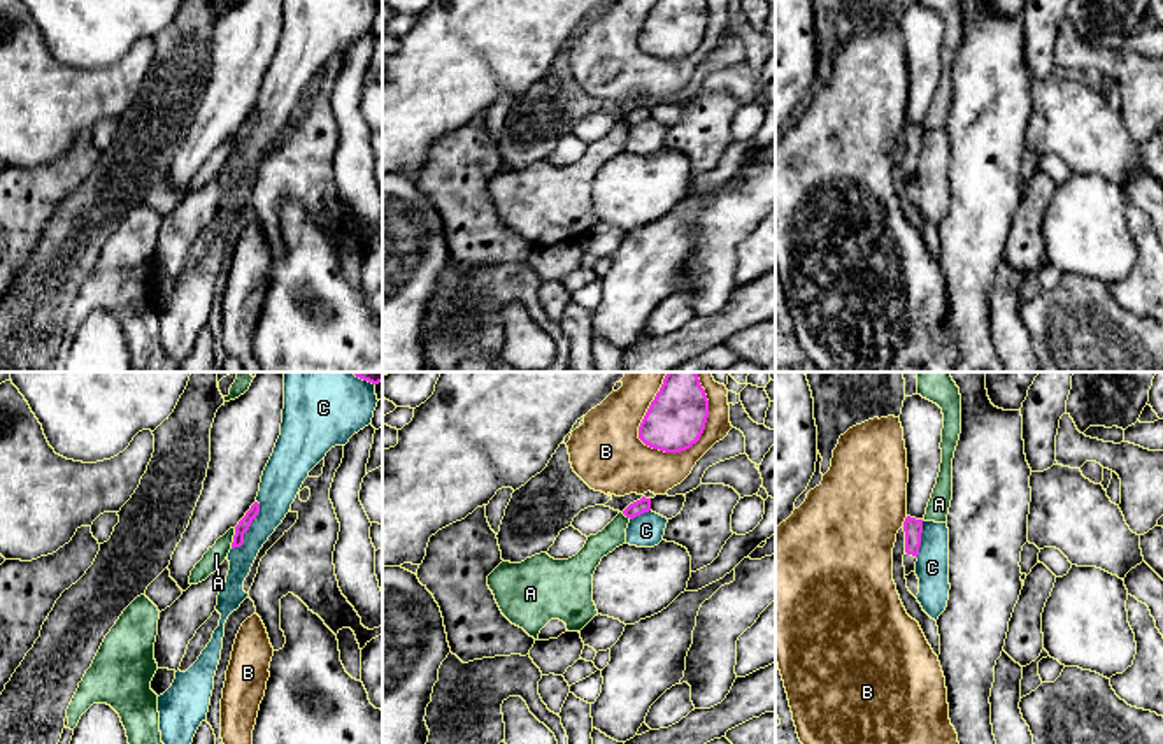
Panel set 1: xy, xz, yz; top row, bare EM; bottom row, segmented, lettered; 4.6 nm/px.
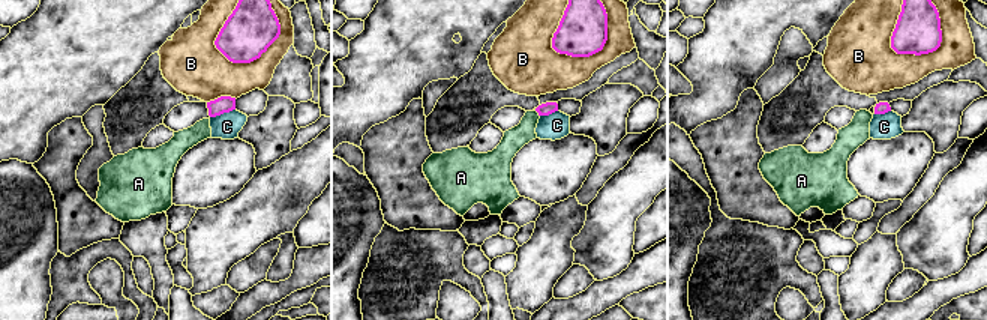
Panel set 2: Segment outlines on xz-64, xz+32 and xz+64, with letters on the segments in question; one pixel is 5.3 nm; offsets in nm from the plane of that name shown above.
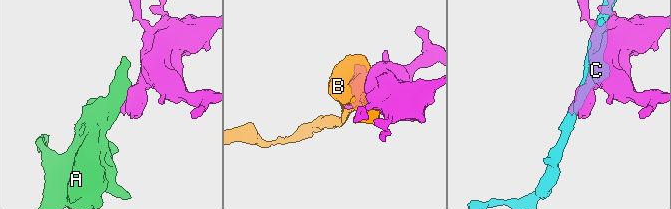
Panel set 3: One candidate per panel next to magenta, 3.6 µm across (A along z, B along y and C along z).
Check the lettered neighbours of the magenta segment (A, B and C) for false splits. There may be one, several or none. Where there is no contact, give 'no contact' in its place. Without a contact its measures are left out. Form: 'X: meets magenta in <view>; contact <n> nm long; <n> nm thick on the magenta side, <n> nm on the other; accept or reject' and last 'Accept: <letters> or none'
A: meets magenta in xy; contact 100 nm long; 60 nm thick on the magenta side, 90 nm on the other; reject
B: meets magenta in xz; contact 420 nm long; 280 nm thick on the magenta side, 170 nm on the other; reject
C: meets magenta in xy; contact 260 nm long; 60 nm thick on the magenta side, 190 nm on the other; reject
Accept: none

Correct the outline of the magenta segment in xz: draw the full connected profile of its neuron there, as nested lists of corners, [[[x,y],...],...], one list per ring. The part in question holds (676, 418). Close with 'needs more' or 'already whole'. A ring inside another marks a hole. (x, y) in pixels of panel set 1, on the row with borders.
[[[667,372],[651,402],[639,439],[665,453],[681,453],[696,444],[709,418],[709,400],[696,372]]] | already whole

